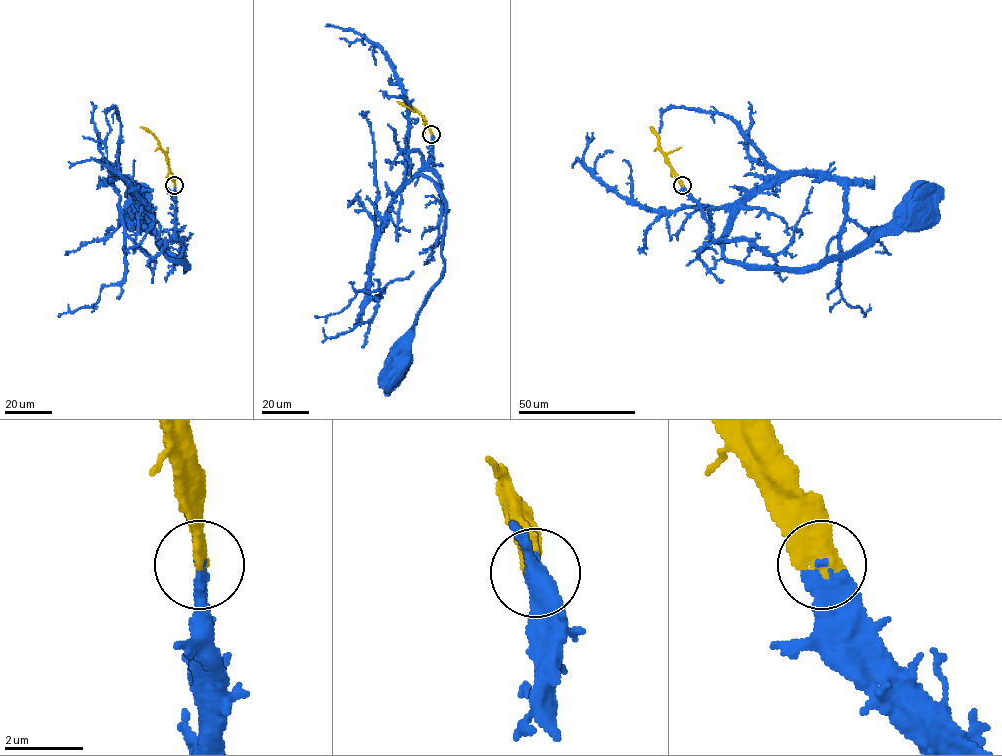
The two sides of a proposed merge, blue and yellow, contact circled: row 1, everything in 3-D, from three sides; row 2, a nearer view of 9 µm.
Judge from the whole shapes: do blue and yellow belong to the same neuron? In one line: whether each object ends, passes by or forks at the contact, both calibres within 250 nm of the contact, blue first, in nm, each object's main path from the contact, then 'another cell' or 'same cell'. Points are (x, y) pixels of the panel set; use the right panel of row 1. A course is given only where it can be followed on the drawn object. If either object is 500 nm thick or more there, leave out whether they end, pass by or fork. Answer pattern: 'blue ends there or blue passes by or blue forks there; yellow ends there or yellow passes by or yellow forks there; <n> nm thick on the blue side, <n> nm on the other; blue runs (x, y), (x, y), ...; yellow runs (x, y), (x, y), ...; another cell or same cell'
380 nm thick on the blue side, 500 nm on the other; blue runs (682, 185), (698, 204), (721, 254), (728, 261), (754, 268), (819, 267), (892, 230), (914, 211); yellow runs (682, 185), (660, 148), (659, 137), (650, 127); same cell

